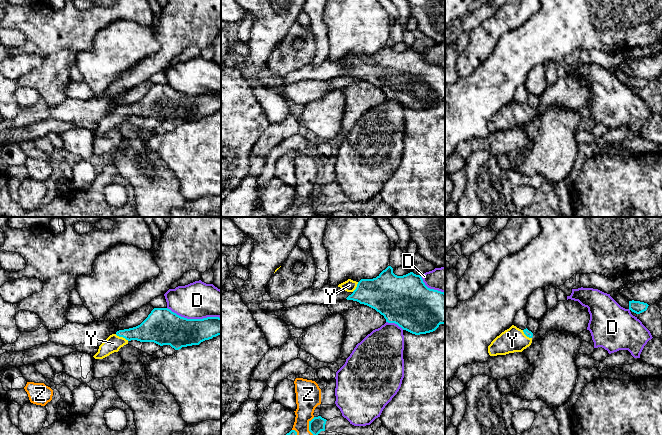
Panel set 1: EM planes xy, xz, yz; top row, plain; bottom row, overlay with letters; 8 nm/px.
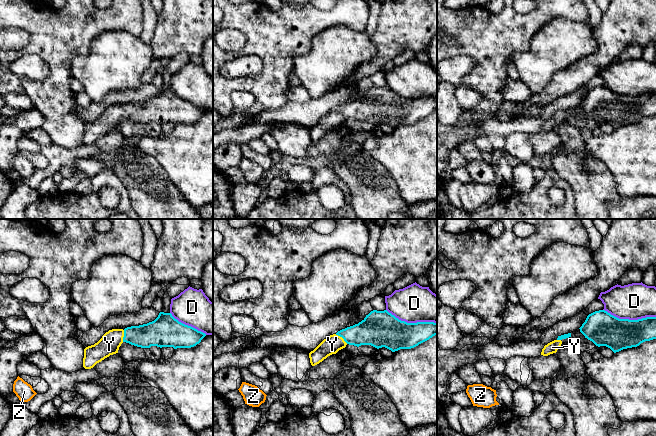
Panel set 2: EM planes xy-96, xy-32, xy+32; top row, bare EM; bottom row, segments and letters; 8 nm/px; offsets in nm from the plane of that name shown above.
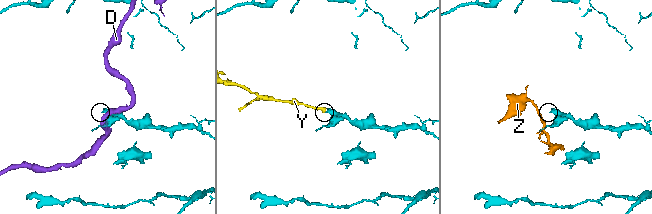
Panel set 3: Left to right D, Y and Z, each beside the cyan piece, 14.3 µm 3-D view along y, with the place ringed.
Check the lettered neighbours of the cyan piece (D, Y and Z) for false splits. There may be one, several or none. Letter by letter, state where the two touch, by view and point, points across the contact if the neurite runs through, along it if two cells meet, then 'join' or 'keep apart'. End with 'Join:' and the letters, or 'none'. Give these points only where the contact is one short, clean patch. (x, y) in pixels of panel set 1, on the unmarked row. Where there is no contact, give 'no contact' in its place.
D: xy (194, 95) | keep apart
Y: xy (122, 112) | across xy (152, 105), (122, 112), (113, 119) | join
Z: xz (309, 203) | keep apart
Join: Y

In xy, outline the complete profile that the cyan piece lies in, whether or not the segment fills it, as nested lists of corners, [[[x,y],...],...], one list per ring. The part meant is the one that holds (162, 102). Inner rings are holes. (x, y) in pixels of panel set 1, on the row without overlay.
[[[154,84],[138,102],[119,106],[110,111],[93,132],[103,135],[131,116],[154,118],[160,122],[170,121],[175,126],[199,121],[205,116],[221,111],[221,94],[187,95],[168,84]]]

